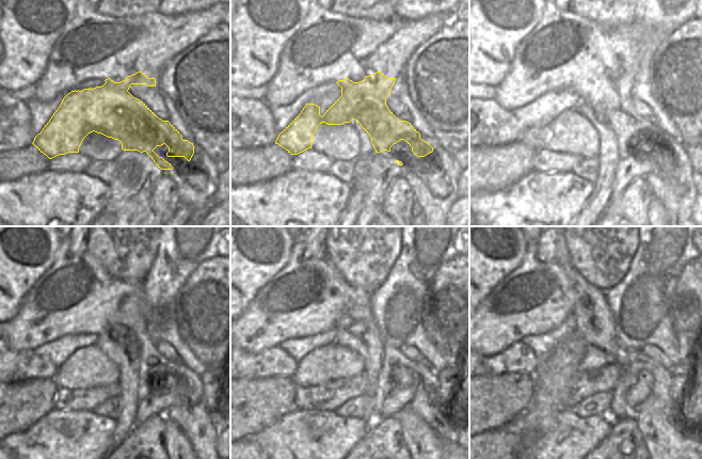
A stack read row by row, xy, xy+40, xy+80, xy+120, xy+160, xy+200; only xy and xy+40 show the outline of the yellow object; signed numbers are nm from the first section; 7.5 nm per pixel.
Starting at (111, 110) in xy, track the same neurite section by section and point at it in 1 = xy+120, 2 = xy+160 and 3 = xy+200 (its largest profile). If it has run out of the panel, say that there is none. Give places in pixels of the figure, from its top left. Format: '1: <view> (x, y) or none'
1: xy+120 (147, 352)
2: xy+160 (389, 353)
3: xy+200 (627, 361)

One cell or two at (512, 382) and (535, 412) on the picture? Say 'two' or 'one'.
two

